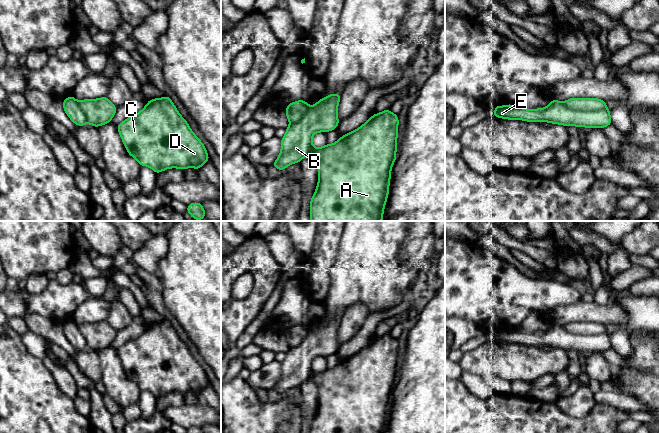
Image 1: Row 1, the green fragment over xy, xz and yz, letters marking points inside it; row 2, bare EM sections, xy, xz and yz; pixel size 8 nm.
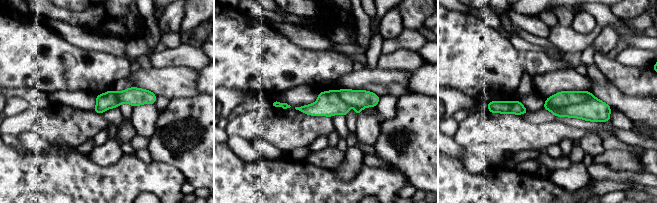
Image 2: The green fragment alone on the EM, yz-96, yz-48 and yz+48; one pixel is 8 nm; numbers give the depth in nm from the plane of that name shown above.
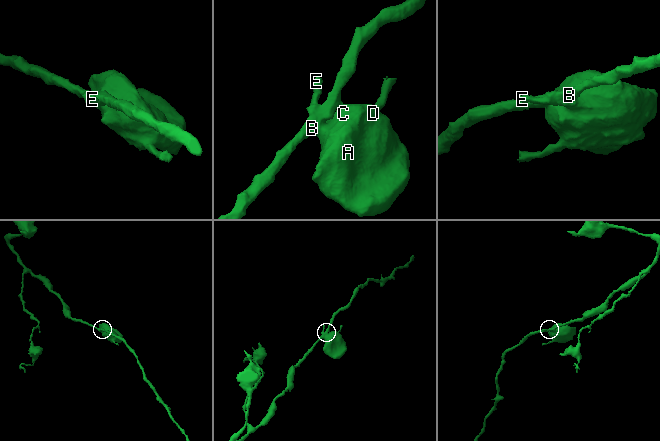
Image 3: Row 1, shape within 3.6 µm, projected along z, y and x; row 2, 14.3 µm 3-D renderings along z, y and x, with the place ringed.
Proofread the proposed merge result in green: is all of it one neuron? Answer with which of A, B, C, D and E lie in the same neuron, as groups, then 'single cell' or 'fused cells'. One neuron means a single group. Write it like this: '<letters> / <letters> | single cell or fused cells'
A C D E / B | fused cells

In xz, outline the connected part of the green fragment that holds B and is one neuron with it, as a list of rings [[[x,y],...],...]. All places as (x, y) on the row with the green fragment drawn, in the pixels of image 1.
[[[341,93],[330,94],[313,106],[311,106],[300,122],[290,124],[286,128],[286,134],[281,138],[281,152],[276,161],[271,165],[283,171],[287,166],[300,163],[306,157],[312,147],[312,137],[317,132],[329,132],[335,130],[339,124],[337,109],[340,102]]]

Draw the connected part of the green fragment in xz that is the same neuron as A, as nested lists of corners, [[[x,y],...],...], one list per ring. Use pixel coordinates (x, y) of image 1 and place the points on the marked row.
[[[386,109],[358,129],[340,137],[333,144],[317,148],[312,146],[309,155],[318,167],[318,184],[310,202],[311,221],[382,221],[389,193],[391,169],[397,157],[398,115]]]

